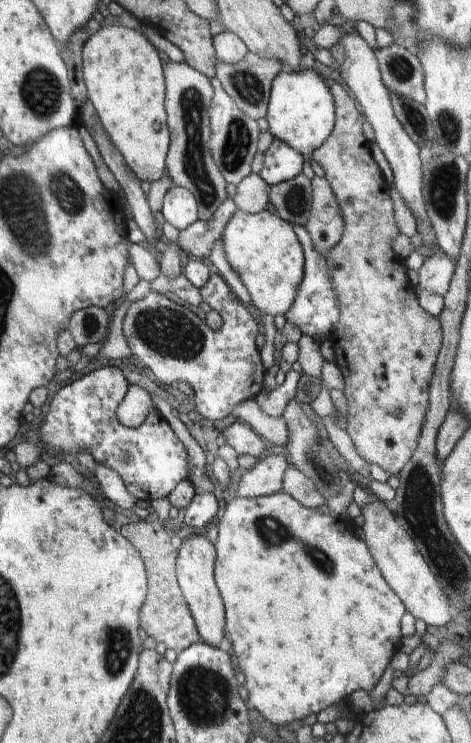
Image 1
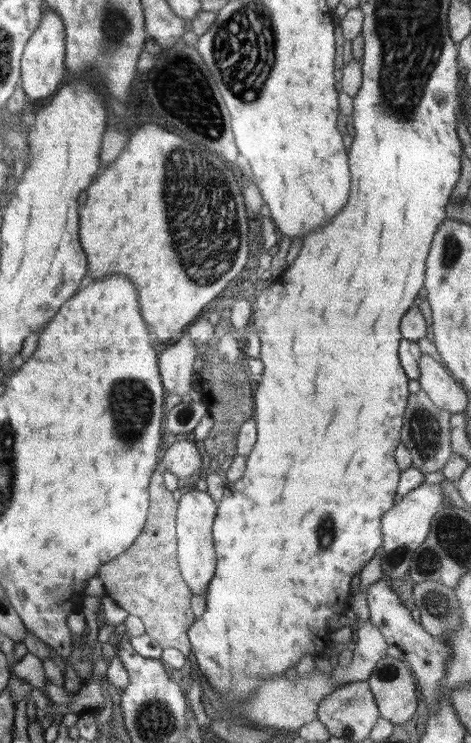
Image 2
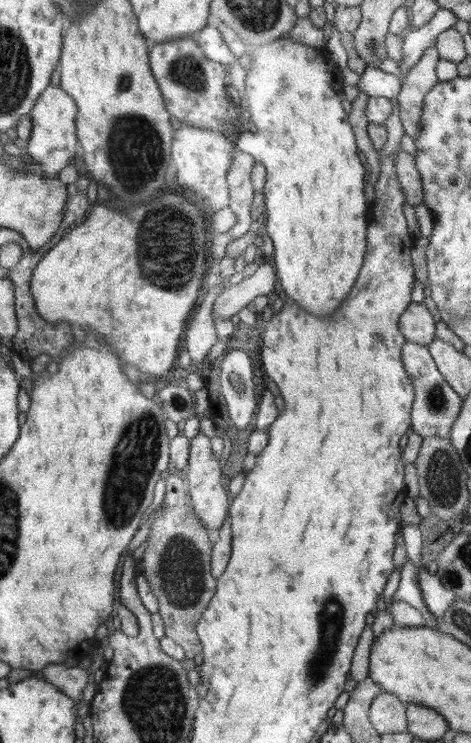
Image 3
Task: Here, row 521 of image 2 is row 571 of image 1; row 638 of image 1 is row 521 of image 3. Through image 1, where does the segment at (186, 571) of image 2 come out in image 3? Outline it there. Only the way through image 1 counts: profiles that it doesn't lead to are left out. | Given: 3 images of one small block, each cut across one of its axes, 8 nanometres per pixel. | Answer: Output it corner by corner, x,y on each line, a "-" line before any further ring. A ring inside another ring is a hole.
198,433
194,438
189,440
189,461
185,471
189,493
196,509
196,514
203,522
203,525
215,536
215,532
219,530
222,523
229,516
230,502
228,502
228,494
222,486
222,471
219,465
219,459
212,452
212,445
208,436
204,433

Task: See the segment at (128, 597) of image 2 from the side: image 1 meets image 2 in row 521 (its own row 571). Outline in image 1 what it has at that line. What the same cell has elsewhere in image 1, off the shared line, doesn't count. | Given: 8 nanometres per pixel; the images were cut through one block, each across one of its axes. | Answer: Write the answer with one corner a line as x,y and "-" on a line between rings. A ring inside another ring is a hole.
145,520
128,523
120,528
120,534
138,550
146,569
148,588
146,600
140,609
140,626
148,636
166,648
180,653
193,644
202,643
194,618
186,604
184,595
177,581
176,562
177,550
170,541
172,533
160,520
153,523

